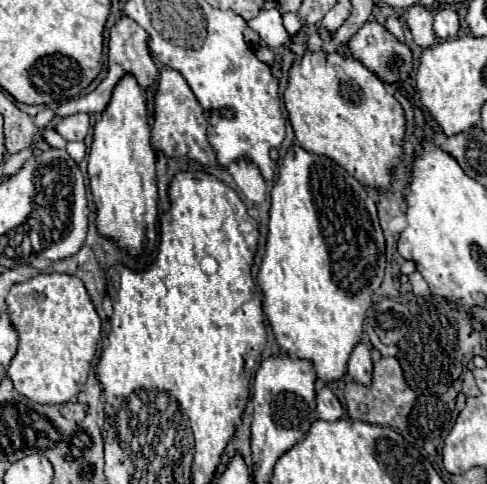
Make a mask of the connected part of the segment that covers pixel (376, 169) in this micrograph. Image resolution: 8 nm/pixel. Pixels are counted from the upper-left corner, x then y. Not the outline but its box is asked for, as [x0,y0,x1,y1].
[284,47,404,191]

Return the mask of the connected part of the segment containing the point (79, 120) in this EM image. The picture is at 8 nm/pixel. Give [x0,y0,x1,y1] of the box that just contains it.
[56,113,90,141]

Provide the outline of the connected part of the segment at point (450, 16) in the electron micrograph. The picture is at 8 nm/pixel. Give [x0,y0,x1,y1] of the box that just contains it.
[434,9,460,41]

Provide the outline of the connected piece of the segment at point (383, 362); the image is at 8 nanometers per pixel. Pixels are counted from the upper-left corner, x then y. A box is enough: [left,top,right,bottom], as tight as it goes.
[344,357,416,429]

